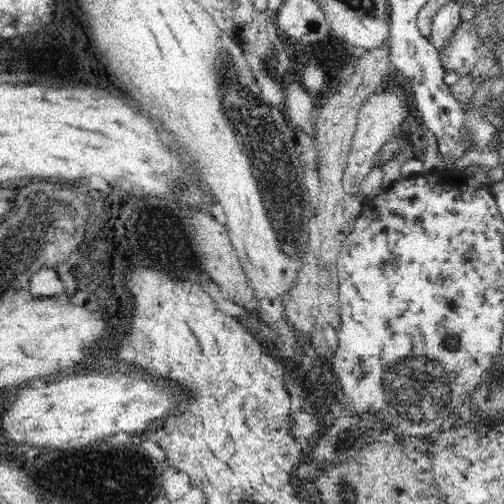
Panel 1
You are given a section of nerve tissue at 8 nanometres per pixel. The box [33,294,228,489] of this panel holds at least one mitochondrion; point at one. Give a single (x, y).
(118, 457)

